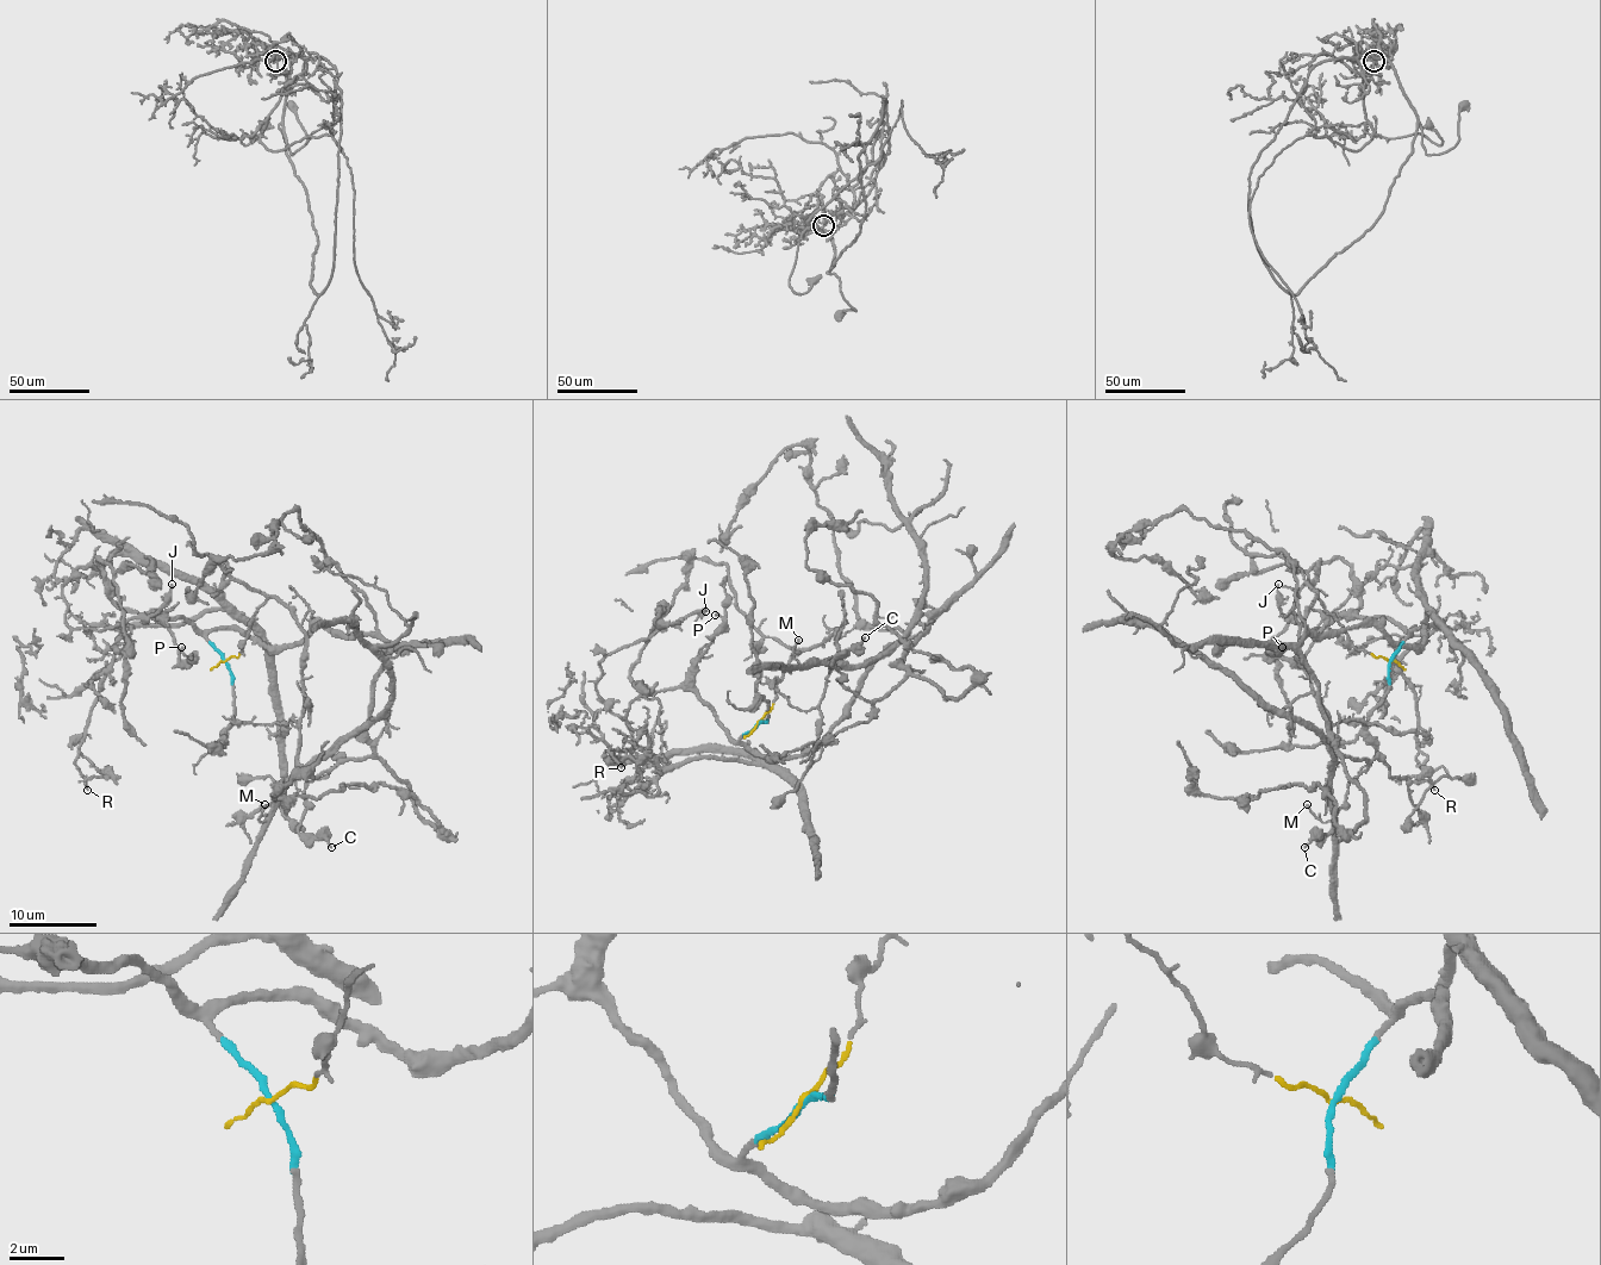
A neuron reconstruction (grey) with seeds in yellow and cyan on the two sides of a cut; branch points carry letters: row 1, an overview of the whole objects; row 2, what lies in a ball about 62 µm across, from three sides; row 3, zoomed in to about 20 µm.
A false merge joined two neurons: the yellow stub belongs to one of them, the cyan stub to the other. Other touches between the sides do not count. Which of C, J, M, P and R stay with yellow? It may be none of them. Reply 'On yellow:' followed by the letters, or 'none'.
On yellow: M

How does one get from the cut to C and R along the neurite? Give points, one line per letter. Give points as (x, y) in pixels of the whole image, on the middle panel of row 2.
C: (757, 722), (746, 746), (809, 753), (859, 678), (926, 633), (905, 674), (864, 700), (830, 662), (864, 636)
R: (757, 722), (645, 691), (655, 625), (598, 698), (649, 755), (754, 759), (662, 768), (645, 730), (621, 768)

